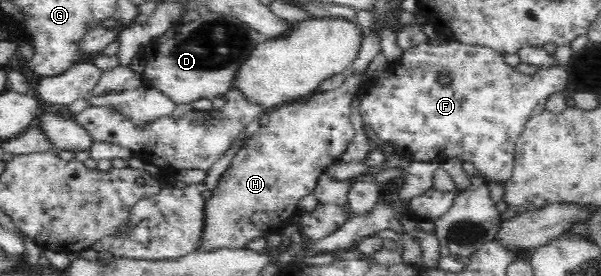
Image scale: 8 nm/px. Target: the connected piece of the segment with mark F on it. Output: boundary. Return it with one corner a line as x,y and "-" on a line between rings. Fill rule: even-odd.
449,39
437,45
426,42
410,47
398,60
388,63
382,74
376,74
376,78
367,78
362,84
364,98
359,102
359,112
363,126
374,132
379,140
390,143
412,162
426,162
433,166
435,160
442,162
455,157
474,163
474,168
494,182
504,182
511,177
514,143
524,123
532,115
542,112
548,95
564,91
568,82
565,65
541,69
532,75
522,74
505,62
498,50
-
440,71
450,75
450,84
442,86
438,82
435,76

